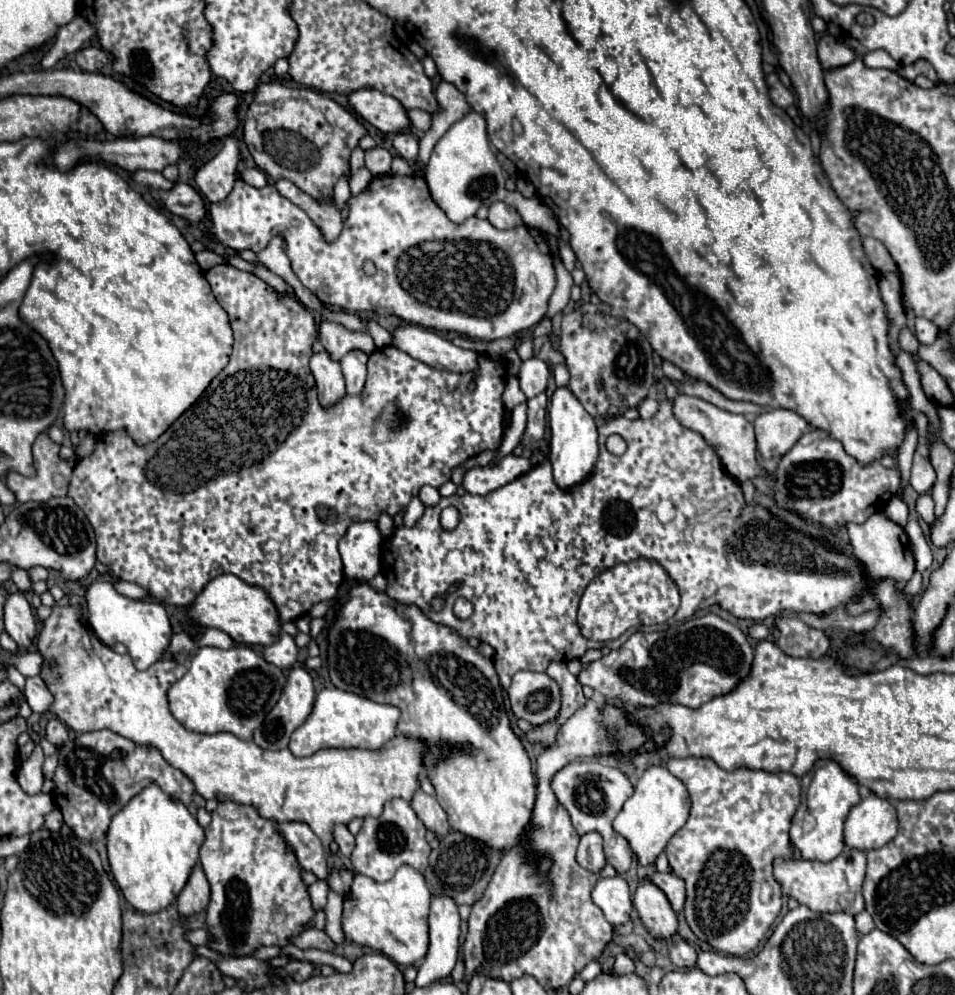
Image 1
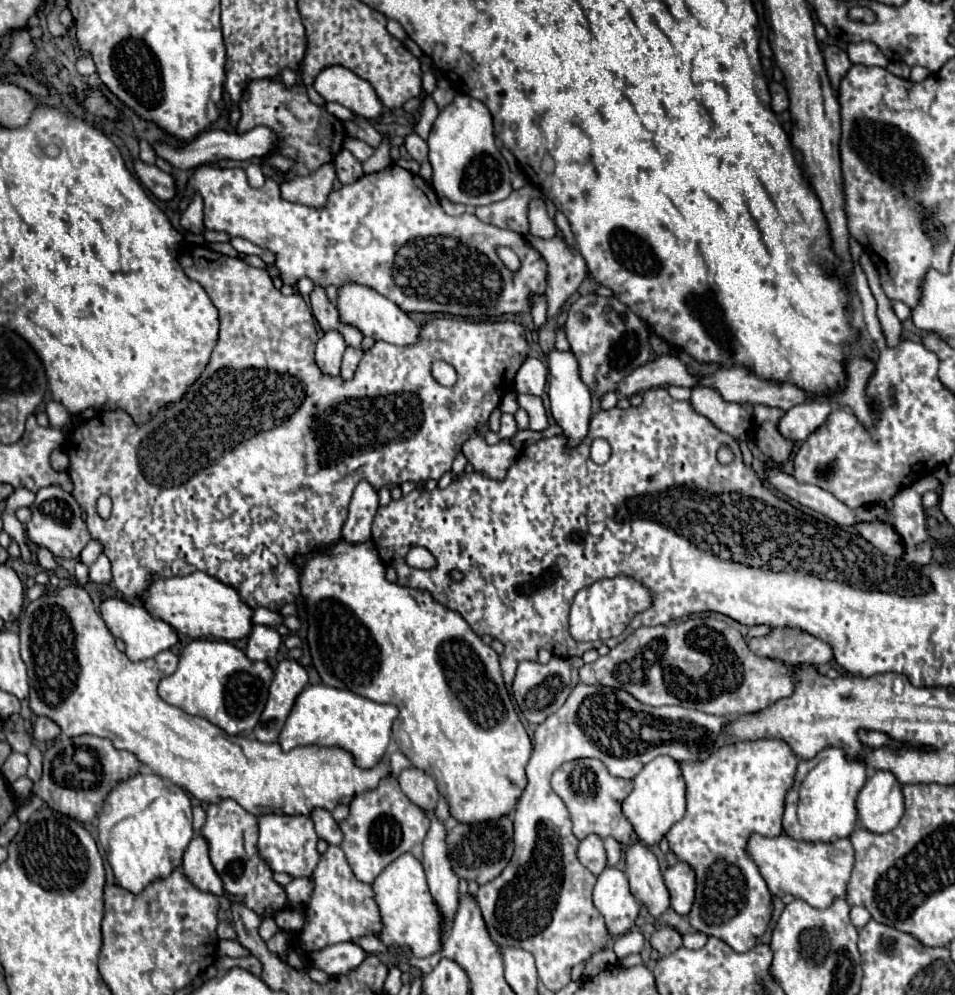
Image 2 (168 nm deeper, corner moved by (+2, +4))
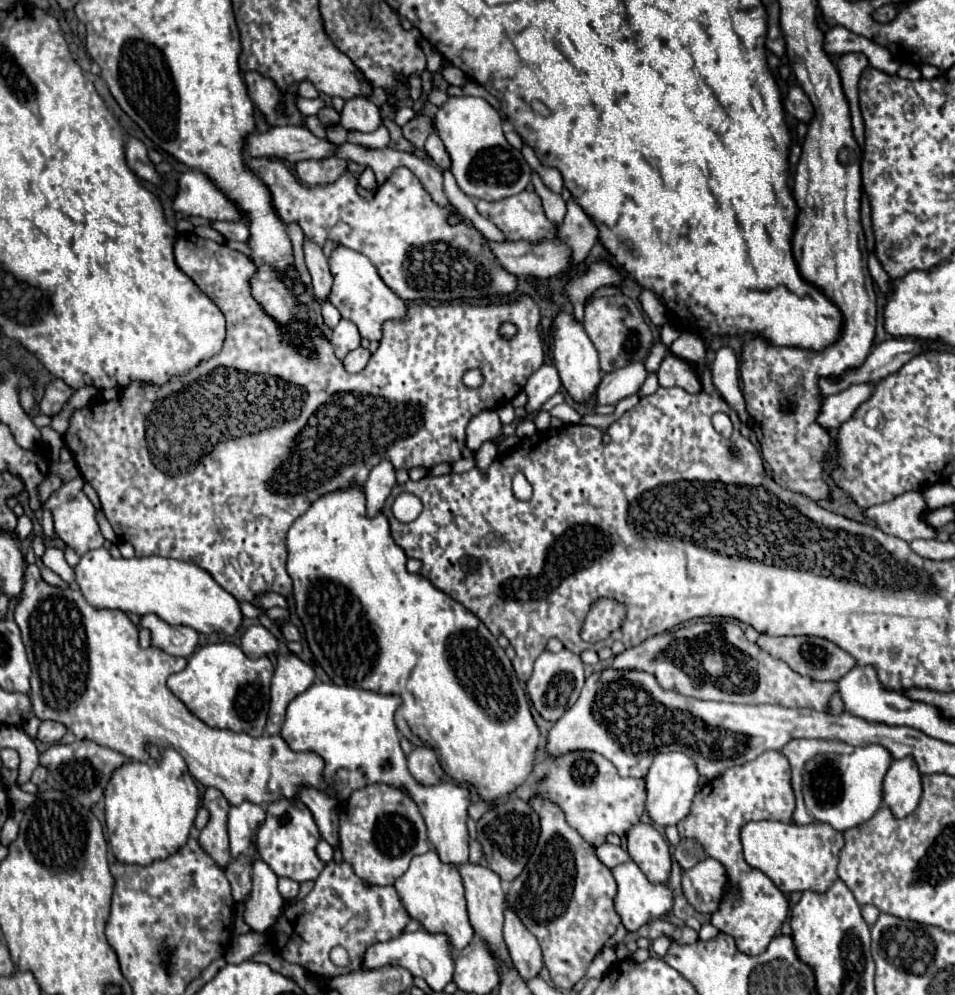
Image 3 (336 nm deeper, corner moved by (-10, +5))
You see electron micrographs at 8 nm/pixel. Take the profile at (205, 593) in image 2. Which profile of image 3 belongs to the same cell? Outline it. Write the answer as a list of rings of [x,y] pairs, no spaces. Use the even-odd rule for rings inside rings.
[[[106,548],[98,550],[88,550],[82,558],[80,564],[74,568],[76,572],[76,582],[88,602],[92,606],[100,608],[112,608],[112,610],[124,610],[124,612],[134,612],[138,616],[154,612],[160,616],[164,622],[172,626],[190,626],[196,632],[202,634],[214,634],[222,632],[228,636],[234,636],[242,624],[242,610],[238,600],[226,592],[206,570],[200,570],[196,564],[182,562],[182,560],[172,560],[172,558],[162,558],[162,556],[152,556],[152,558],[112,558]]]

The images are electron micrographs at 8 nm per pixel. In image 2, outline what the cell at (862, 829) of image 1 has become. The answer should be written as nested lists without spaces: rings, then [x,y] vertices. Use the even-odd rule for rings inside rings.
[[[876,771],[858,795],[860,825],[872,833],[892,831],[904,815],[902,785],[890,771]]]

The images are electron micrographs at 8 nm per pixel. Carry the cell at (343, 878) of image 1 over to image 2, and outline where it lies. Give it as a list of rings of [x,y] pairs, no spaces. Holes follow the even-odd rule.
[[[336,845],[328,847],[328,851],[320,857],[320,863],[312,873],[310,881],[314,887],[312,897],[304,911],[304,927],[300,929],[300,933],[292,937],[292,945],[302,957],[310,957],[314,951],[320,951],[334,943],[356,941],[358,937],[378,935],[382,931],[374,891],[370,885],[360,883],[352,875],[352,869],[348,867],[348,861],[340,847]]]

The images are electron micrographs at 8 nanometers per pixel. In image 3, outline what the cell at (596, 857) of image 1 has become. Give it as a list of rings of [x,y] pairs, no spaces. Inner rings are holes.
[[[608,842],[596,846],[596,856],[608,868],[616,868],[618,864],[624,864],[624,862],[630,860],[628,852],[622,846],[614,846],[614,844],[608,844]]]

